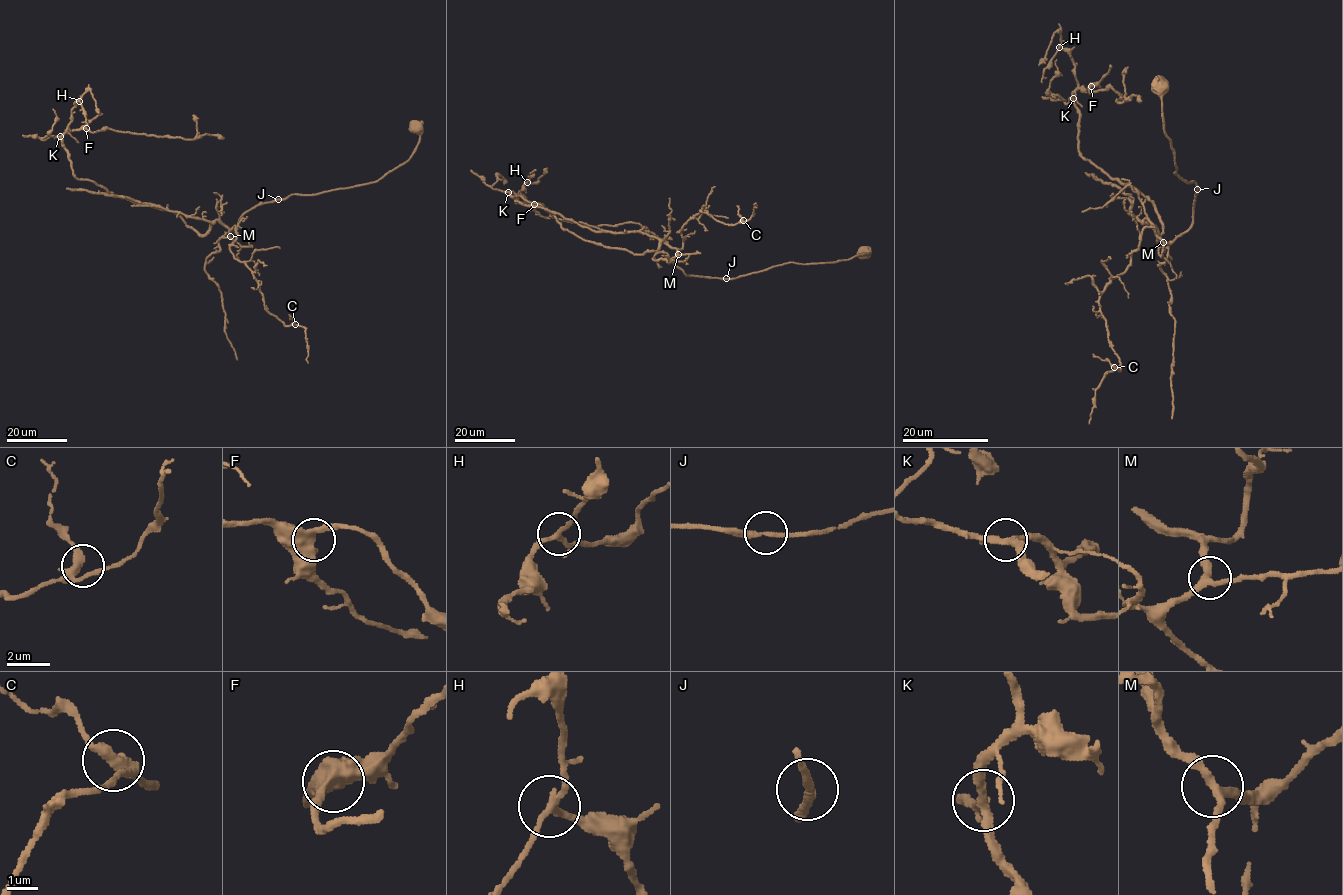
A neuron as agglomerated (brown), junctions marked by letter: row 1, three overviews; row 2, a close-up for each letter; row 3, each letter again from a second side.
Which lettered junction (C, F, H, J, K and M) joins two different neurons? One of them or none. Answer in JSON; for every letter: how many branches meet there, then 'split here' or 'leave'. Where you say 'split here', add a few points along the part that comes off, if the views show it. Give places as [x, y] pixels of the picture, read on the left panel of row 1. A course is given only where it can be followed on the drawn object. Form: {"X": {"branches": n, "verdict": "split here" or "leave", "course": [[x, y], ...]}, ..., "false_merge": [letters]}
{"C": {"branches": 3, "verdict": "leave"}, "F": {"branches": 2, "verdict": "leave"}, "H": {"branches": 3, "verdict": "leave"}, "J": {"branches": 2, "verdict": "leave"}, "K": {"branches": 3, "verdict": "leave"}, "M": {"branches": 3, "verdict": "leave"}, "false_merge": []}

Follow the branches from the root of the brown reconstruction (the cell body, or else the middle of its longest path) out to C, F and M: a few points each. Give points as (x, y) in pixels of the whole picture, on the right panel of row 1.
C: (1157, 86), (1174, 172), (1197, 185), (1193, 221), (1170, 243), (1146, 226), (1129, 265), (1101, 294), (1114, 367)
F: (1157, 86), (1174, 172), (1197, 185), (1170, 243), (1079, 152), (1073, 94), (1091, 86)
M: (1157, 86), (1174, 172), (1197, 185), (1192, 225), (1172, 242), (1163, 242)

